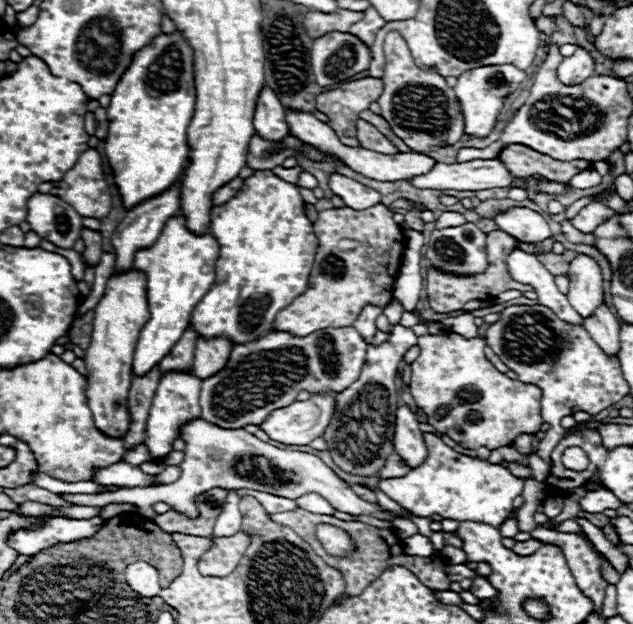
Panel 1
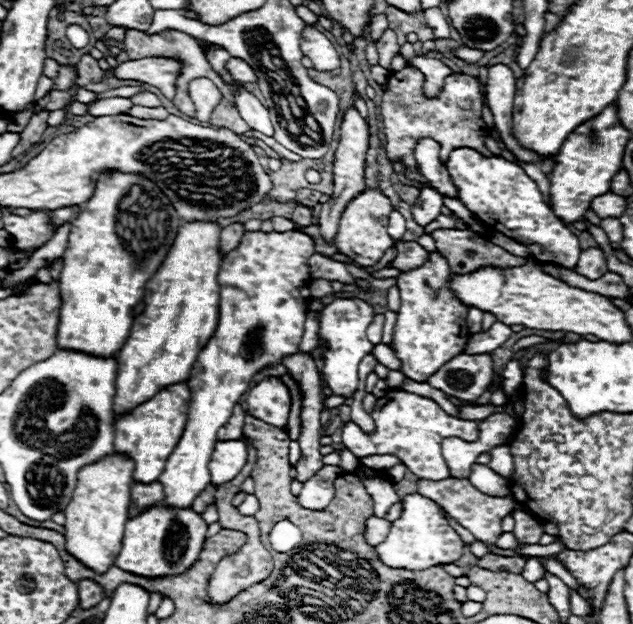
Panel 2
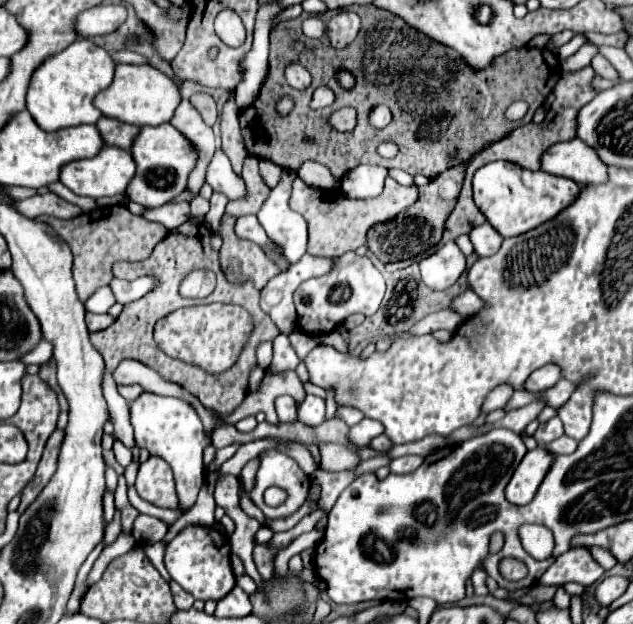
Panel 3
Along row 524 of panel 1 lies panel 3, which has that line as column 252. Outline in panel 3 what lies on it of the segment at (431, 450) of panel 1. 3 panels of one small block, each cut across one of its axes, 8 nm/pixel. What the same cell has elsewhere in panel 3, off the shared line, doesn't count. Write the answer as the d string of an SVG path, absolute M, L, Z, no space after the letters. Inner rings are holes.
M264 452L260 454L260 470L256 474L256 486L250 492L254 504L264 512L266 518L284 518L290 516L304 502L310 490L310 478L300 470L300 466L284 452ZM276 486L288 492L288 498L272 508L264 502L264 490Z

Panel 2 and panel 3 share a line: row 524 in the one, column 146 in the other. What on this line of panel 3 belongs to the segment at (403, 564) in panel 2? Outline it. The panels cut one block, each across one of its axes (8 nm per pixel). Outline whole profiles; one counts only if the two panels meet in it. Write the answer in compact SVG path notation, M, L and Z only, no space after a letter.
M142 392L130 404L130 422L134 426L134 438L138 448L146 448L152 456L162 458L172 468L180 504L184 508L190 508L196 502L196 496L206 480L202 452L210 444L196 410L188 402L178 398Z

